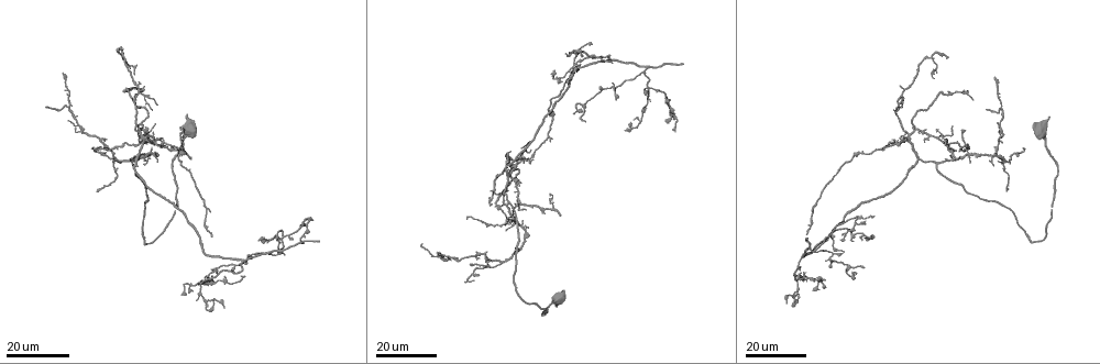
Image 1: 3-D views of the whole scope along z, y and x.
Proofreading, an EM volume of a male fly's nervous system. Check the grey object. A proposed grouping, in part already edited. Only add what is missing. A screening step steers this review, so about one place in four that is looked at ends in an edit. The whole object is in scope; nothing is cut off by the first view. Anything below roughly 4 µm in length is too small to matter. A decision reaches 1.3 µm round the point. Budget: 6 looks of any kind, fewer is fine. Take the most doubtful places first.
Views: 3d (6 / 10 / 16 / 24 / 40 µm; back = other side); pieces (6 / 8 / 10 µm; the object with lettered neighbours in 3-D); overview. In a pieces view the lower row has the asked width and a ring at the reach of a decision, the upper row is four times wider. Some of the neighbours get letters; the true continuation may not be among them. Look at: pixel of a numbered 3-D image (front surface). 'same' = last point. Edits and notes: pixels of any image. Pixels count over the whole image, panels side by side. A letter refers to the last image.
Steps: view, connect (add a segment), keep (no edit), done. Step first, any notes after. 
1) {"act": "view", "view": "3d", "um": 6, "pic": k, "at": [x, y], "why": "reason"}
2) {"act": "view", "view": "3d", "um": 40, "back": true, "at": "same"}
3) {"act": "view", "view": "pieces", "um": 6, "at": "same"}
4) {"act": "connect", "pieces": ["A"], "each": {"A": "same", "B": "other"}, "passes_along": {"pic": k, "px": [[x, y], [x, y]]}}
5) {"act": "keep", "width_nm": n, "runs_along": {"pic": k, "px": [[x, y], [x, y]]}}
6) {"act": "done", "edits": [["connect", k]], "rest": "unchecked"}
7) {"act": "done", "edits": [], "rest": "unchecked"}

{"act": "view", "view": "3d", "um": 24, "pic": 1, "at": [682, 62], "why": "branch stops here"}

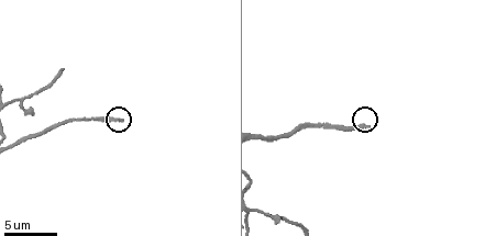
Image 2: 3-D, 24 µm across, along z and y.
{"act": "view", "view": "pieces", "um": 6, "pic": 2, "at": [121, 118]}

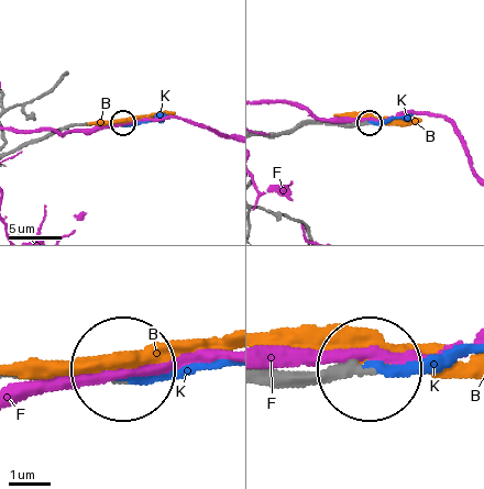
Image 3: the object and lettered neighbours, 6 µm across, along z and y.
{"act": "connect", "pieces": ["K"], "each": {"B": "other", "F": "other", "K": "same"}, "found": "the neuron continues"}

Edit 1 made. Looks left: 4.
{"act": "view", "view": "overview"}

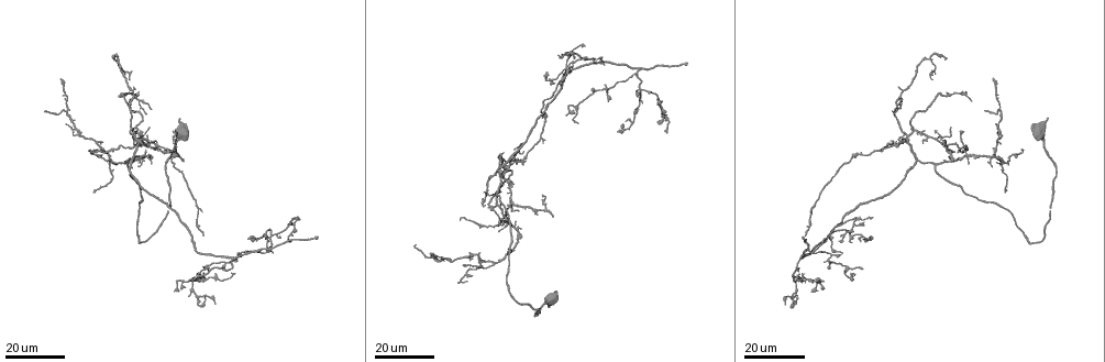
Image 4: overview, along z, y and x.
{"act": "view", "view": "3d", "um": 24, "pic": 4, "at": [248, 237]}

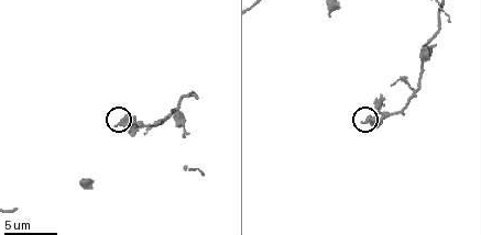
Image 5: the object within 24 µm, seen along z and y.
{"act": "view", "view": "pieces", "um": 10, "pic": 5, "at": [363, 121]}

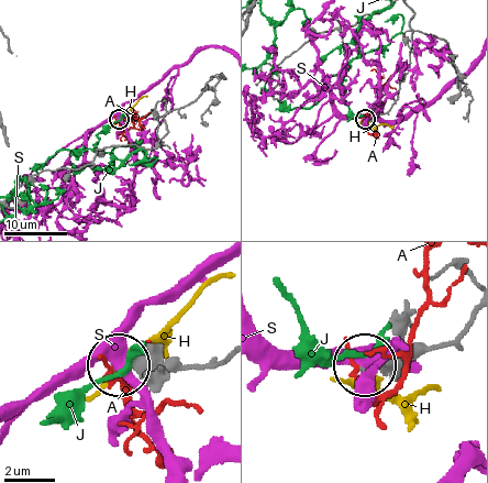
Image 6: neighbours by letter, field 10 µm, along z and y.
{"act": "keep", "each": {"A": "other", "H": "other", "J": "other", "S": "other"}, "runs_along": {"pic": 6, "px": [[223, 360], [179, 368], [119, 364]]}, "found": "none of them fits"}

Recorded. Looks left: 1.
{"act": "view", "view": "pieces", "um": 6, "pic": 5, "at": [327, 14], "why": "branch stops here"}

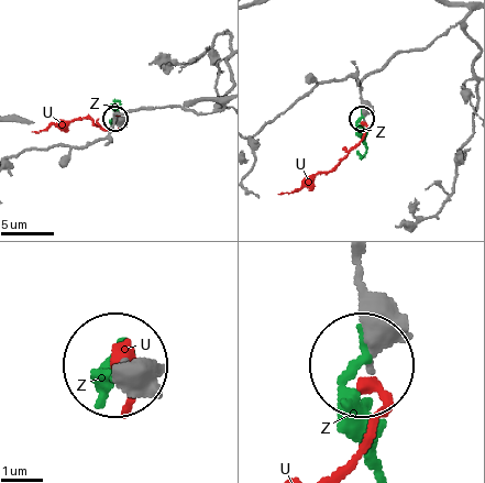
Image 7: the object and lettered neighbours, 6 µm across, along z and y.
{"act": "connect", "pieces": ["U"], "each": {"U": "same", "Z": "other"}, "found": "the neuron continues"}

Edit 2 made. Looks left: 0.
{"act": "done", "edits": [["connect", 3], ["connect", 7]], "rest": "unchecked"}

